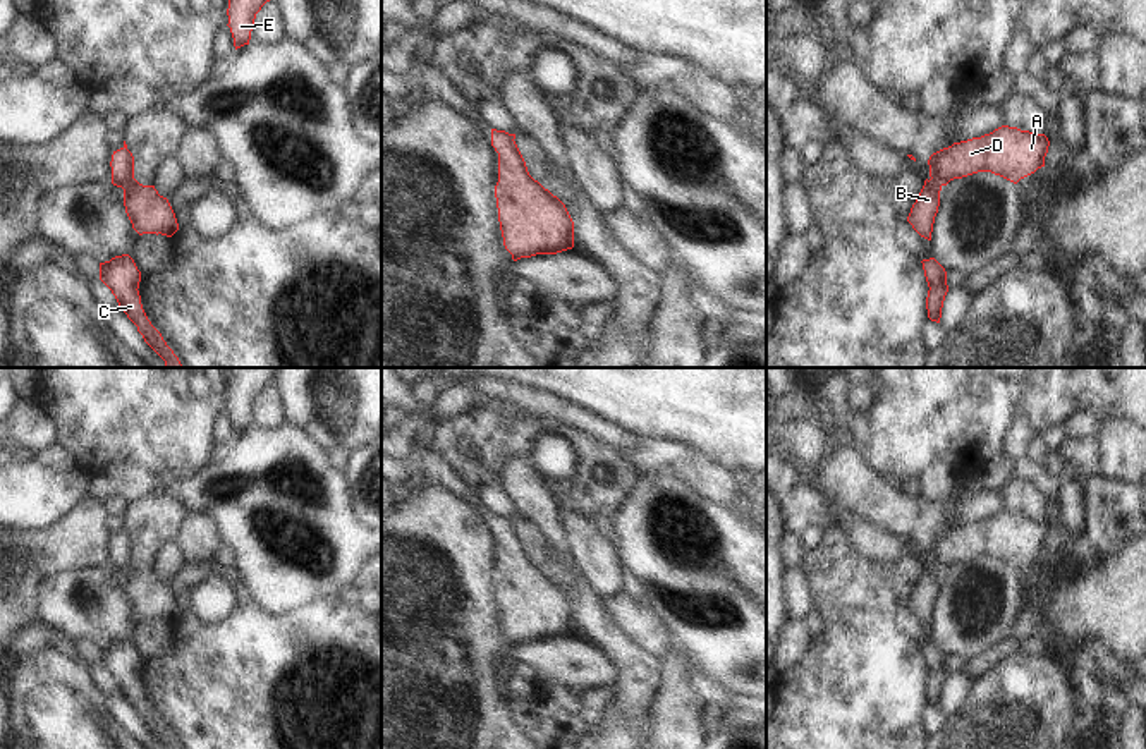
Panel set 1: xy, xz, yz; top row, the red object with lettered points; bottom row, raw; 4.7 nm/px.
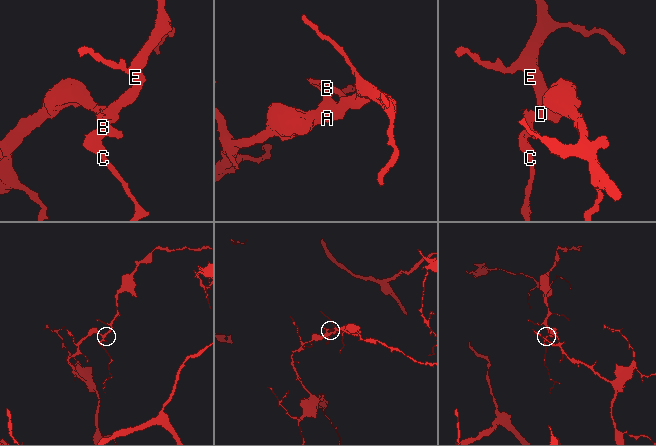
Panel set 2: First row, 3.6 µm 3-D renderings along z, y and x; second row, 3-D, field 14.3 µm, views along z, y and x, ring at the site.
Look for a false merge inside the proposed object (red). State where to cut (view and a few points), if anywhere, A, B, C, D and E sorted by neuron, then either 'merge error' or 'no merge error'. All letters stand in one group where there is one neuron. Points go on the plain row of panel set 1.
cut xy (122, 533), (129, 543), (129, 567), (124, 572); groups A D E / B C; merge error

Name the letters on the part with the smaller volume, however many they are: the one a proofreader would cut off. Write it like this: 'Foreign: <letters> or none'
Foreign: B, C

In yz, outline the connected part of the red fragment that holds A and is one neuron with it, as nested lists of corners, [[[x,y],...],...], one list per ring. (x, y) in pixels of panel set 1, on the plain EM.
[[[1002,510],[990,519],[954,527],[936,541],[942,570],[978,557],[991,557],[1014,569],[1045,551],[1050,526],[1045,519]]]

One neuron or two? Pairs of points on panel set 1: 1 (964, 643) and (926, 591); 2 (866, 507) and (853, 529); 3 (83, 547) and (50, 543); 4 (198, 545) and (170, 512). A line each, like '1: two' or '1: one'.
1: two
2: two
3: one
4: two

